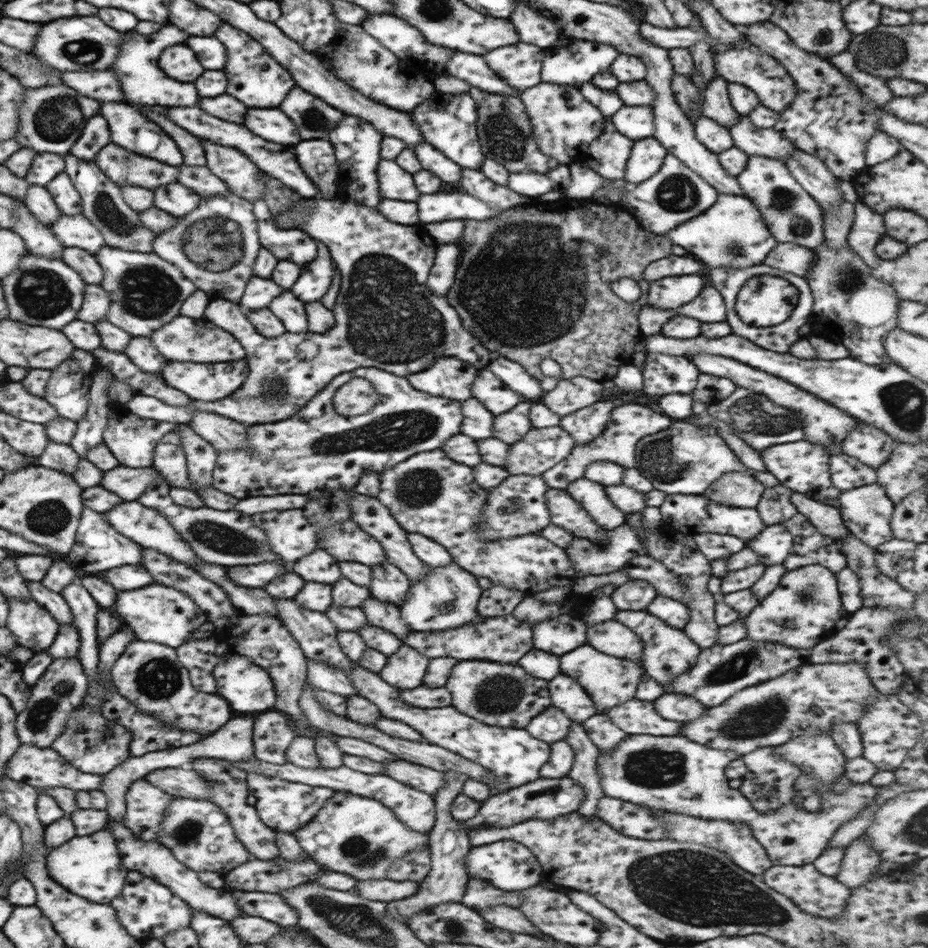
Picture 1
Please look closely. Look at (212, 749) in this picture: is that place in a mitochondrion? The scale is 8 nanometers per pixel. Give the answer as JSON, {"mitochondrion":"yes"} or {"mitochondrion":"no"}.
{"mitochondrion":"no"}

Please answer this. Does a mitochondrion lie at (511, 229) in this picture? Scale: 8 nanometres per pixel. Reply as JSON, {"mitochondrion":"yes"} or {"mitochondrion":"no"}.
{"mitochondrion":"yes"}

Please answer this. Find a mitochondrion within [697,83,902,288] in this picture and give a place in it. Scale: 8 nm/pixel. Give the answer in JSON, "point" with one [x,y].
{"point":[784,200]}

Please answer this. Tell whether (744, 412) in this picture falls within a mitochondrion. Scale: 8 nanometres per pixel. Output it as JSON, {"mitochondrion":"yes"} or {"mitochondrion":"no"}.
{"mitochondrion":"yes"}

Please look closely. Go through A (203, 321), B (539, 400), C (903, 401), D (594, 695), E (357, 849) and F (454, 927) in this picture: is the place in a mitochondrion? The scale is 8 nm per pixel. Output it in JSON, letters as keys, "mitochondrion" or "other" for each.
{"A":"other","B":"other","C":"mitochondrion","D":"other","E":"mitochondrion","F":"mitochondrion"}

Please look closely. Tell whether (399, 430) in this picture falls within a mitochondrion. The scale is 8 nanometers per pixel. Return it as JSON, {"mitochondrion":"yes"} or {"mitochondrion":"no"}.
{"mitochondrion":"yes"}

